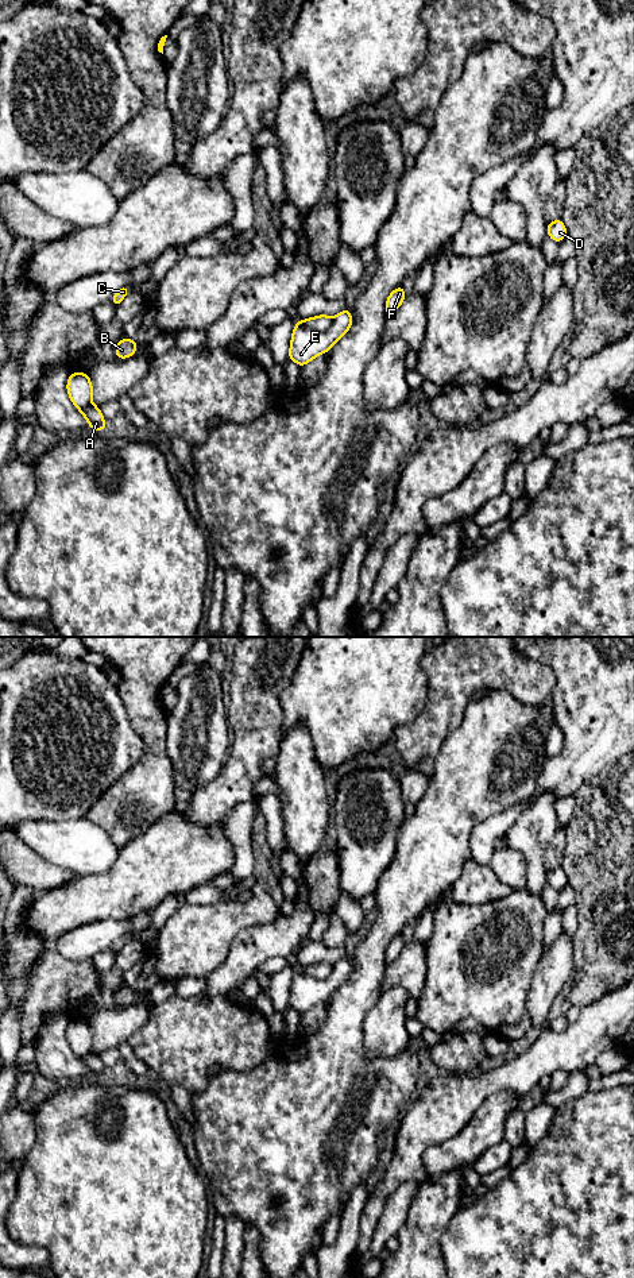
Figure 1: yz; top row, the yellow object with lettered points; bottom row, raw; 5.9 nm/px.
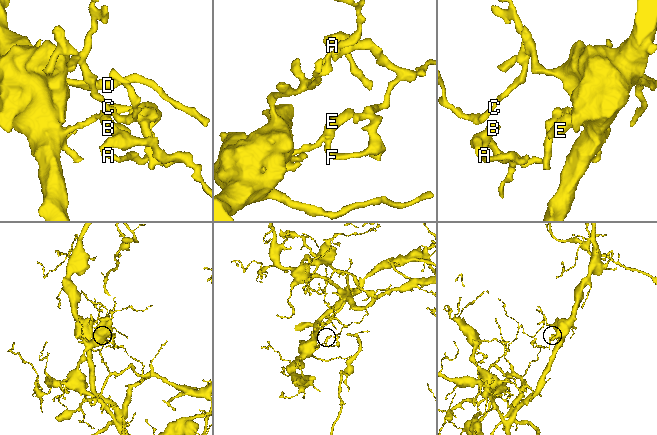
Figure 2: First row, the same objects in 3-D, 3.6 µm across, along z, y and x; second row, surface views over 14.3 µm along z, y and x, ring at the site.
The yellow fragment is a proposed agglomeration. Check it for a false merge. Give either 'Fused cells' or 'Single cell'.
Fused cells

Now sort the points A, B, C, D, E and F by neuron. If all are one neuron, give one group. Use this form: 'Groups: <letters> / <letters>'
Groups: A B E F / C D

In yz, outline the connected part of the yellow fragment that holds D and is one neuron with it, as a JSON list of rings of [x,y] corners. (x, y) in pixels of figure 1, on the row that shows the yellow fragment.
[[[561,219],[549,221],[546,227],[546,232],[548,232],[548,236],[556,243],[560,243],[568,236],[567,227]]]

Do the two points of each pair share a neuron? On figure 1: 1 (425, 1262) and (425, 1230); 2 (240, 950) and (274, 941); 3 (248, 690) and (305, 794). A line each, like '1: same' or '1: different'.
1: same
2: same
3: different

